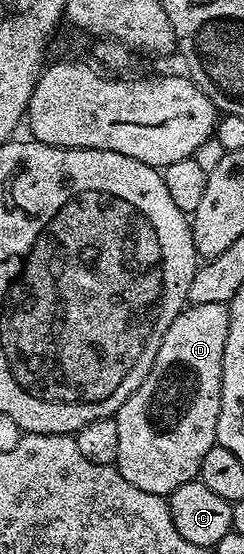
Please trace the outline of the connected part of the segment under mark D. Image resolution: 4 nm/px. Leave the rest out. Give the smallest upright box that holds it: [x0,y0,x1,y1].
[115,302,228,498]

